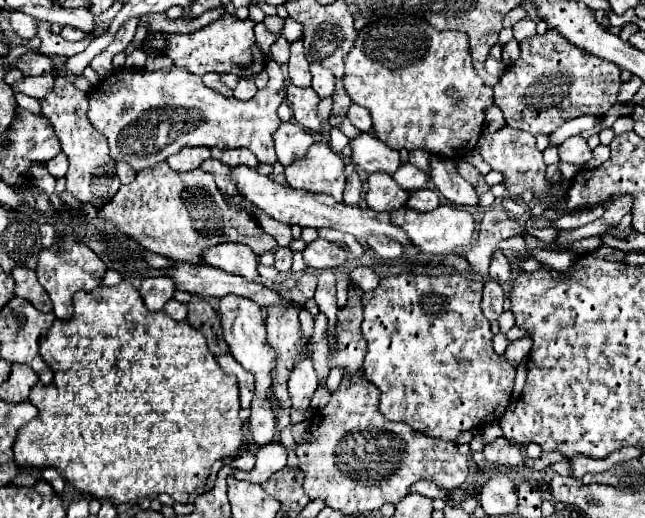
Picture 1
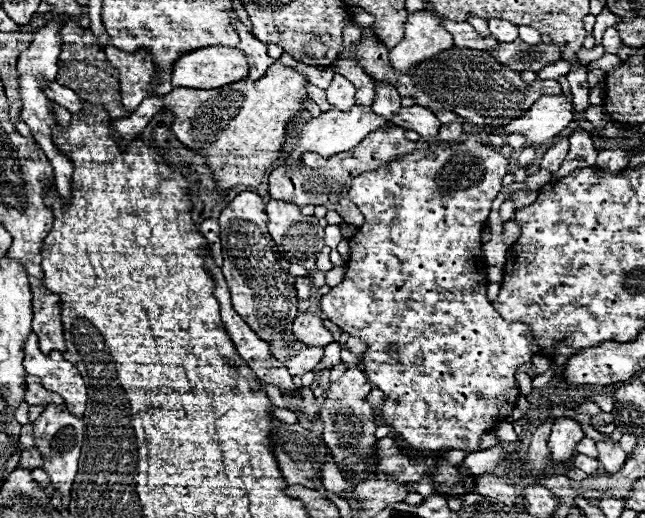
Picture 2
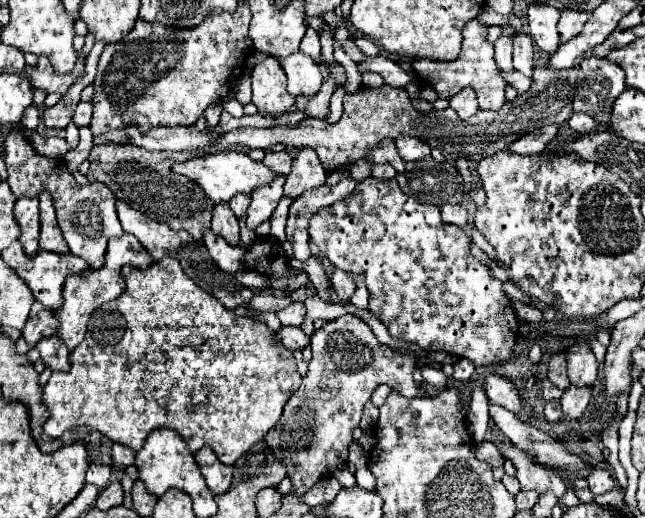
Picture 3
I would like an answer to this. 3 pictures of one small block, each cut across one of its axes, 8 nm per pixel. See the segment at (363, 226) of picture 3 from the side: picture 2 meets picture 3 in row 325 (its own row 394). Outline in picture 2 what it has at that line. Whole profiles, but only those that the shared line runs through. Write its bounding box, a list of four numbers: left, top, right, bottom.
[320,138,538,456]

